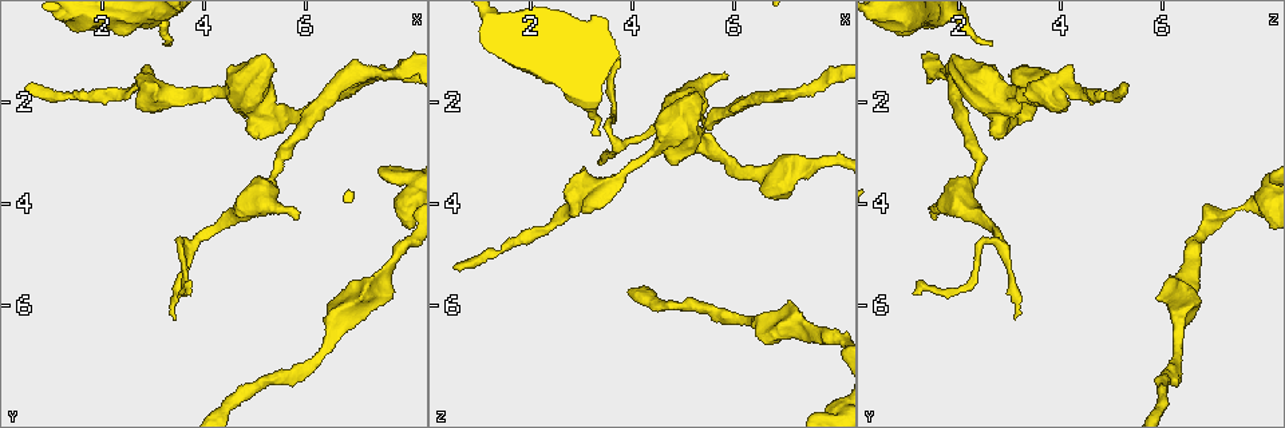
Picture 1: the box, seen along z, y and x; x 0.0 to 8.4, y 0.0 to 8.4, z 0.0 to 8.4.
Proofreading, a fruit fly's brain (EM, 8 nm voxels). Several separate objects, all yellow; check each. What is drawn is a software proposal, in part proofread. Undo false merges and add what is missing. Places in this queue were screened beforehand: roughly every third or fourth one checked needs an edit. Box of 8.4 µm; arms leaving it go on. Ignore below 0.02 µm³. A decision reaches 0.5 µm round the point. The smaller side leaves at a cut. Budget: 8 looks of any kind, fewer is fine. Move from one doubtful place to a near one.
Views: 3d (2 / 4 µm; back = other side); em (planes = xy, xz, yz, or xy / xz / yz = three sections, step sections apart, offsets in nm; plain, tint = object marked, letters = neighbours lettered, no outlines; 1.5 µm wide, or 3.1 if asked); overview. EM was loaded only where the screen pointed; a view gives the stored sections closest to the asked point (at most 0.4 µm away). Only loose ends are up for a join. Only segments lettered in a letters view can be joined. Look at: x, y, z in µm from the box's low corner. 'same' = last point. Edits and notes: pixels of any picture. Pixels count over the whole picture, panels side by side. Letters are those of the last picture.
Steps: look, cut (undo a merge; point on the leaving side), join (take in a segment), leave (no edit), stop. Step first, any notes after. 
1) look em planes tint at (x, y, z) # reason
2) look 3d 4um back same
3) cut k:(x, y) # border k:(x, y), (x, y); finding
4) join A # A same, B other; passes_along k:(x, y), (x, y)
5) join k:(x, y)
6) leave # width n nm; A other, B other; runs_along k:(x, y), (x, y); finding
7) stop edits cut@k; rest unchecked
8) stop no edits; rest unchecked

look 3d 2um at (1.35, 1.85, 4.95) # thin neck

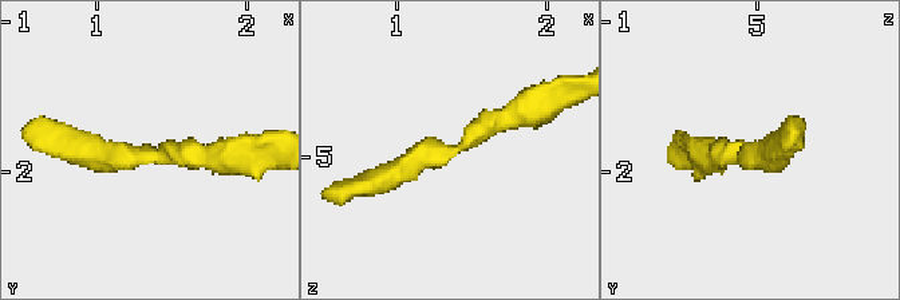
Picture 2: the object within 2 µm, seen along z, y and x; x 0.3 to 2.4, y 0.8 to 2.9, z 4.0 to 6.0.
look em planes letters at (1.38, 1.90, 4.92) # now the EM

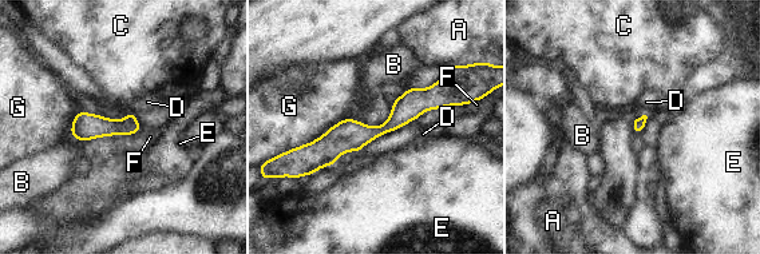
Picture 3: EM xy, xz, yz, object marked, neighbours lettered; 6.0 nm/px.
leave # A other, B other, C other, D other, E other, F other, G other; border 3:(135, 112), (125, 115); one cell here

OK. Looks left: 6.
look em xz step 8 tint at (3.80, 4.75, 2.85) # sharp bend

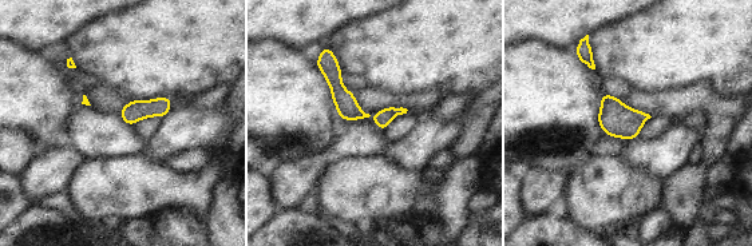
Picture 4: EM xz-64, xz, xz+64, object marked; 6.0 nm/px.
look em planes letters same

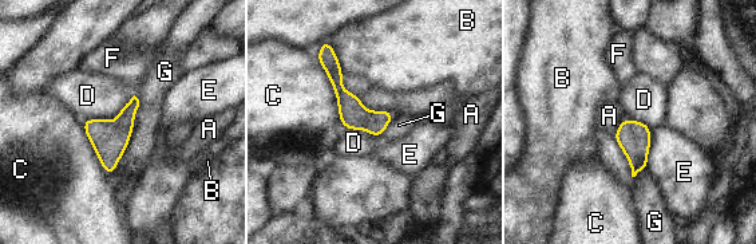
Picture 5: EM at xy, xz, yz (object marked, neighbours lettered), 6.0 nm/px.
leave # A other, B other, C other, D other, E other, F other, G other; runs_along 5:(324, 60), (341, 95), (378, 132); all the same cell

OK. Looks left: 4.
look 3d 4um at (5.20, 1.15, 1.85) # an open end

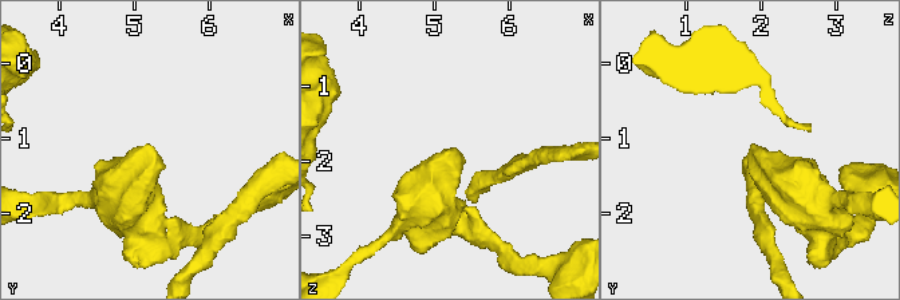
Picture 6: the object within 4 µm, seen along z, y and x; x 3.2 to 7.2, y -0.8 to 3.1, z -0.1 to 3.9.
look em planes letters at (5.20, 1.15, 1.85)

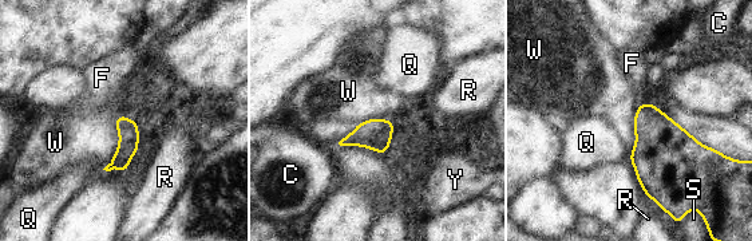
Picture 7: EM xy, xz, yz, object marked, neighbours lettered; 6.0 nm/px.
leave # C other, F other, Q other, R other, S other, W other, Y other; border 7:(137, 119), (115, 118), (103, 169); none of them fits

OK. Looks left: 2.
stop no edits; rest unchecked

